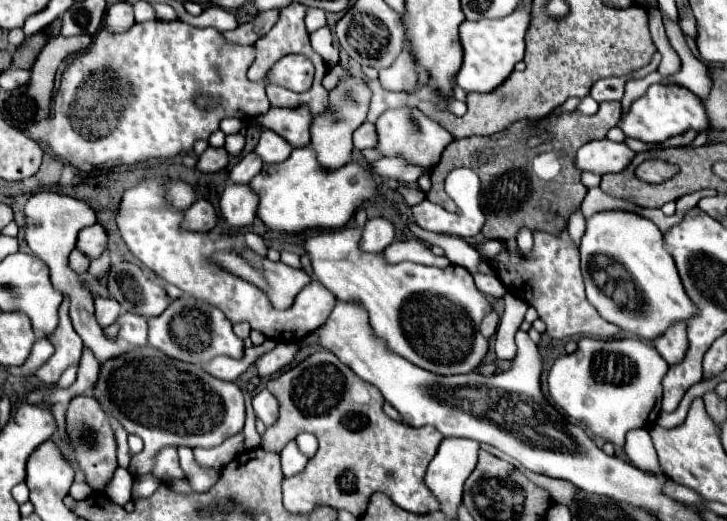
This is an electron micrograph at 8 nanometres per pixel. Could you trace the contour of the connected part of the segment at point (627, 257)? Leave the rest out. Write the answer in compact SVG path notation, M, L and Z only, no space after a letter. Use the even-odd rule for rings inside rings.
M599 212L587 220L587 230L581 238L579 250L587 300L595 306L603 320L619 326L623 332L643 340L655 340L673 324L697 316L697 306L685 294L675 262L663 248L663 234L651 220L631 212Z

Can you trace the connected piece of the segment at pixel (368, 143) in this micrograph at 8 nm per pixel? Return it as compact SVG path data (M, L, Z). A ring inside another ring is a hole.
M363 122L363 124L353 132L353 148L357 148L357 150L365 150L365 148L373 148L375 144L377 144L375 124L371 124L371 122Z

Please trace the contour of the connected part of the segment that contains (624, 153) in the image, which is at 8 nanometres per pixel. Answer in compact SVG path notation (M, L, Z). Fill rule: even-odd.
M607 138L593 140L577 150L575 168L581 172L593 172L603 176L609 172L621 172L633 156L635 152L625 148L623 142L617 143Z

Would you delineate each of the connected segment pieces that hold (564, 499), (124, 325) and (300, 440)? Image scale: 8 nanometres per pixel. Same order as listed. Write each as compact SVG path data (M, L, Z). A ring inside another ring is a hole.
M537 474L535 484L539 488L545 488L549 492L553 504L569 504L569 500L573 500L575 486L571 486L569 482L563 482L563 480L557 480L557 478L547 478L547 476Z
M123 312L117 320L121 324L119 336L123 340L127 340L131 346L147 346L147 318L131 314L131 312Z
M303 432L303 434L299 434L299 436L295 438L295 442L297 442L299 450L301 450L307 458L313 458L313 456L315 456L315 452L317 452L317 438L315 438L313 434Z

